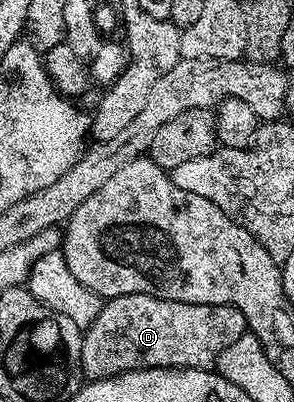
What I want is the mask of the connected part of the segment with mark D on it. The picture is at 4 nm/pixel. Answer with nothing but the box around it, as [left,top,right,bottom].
[81,293,247,381]

